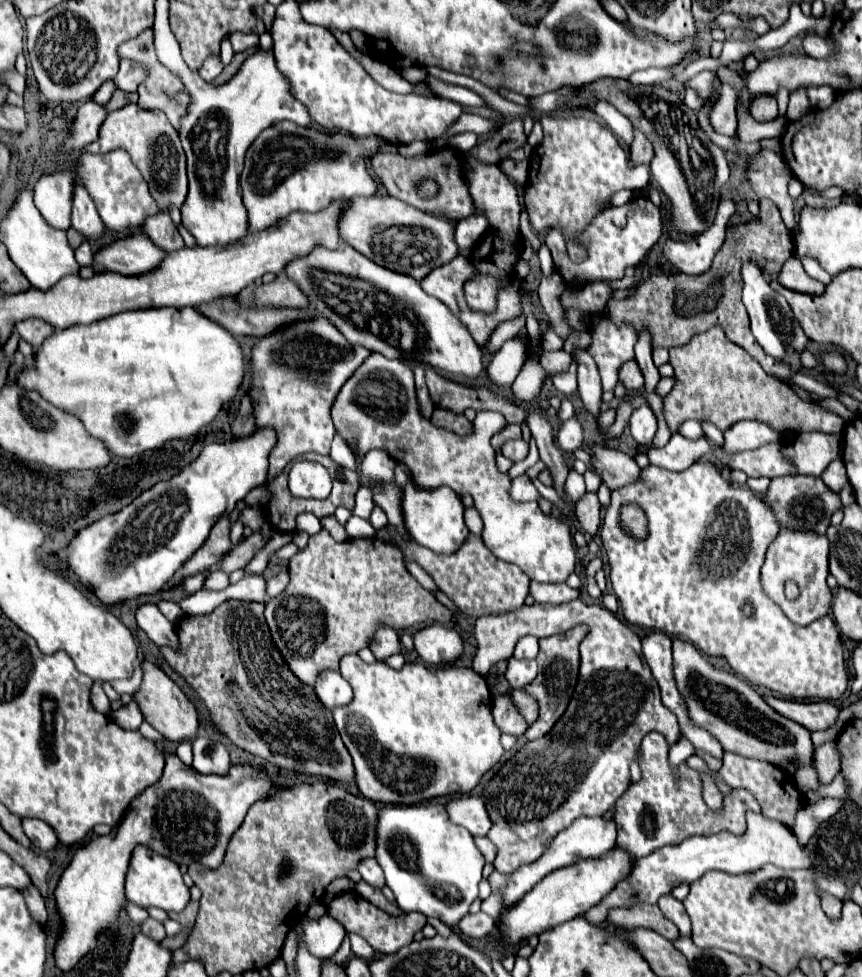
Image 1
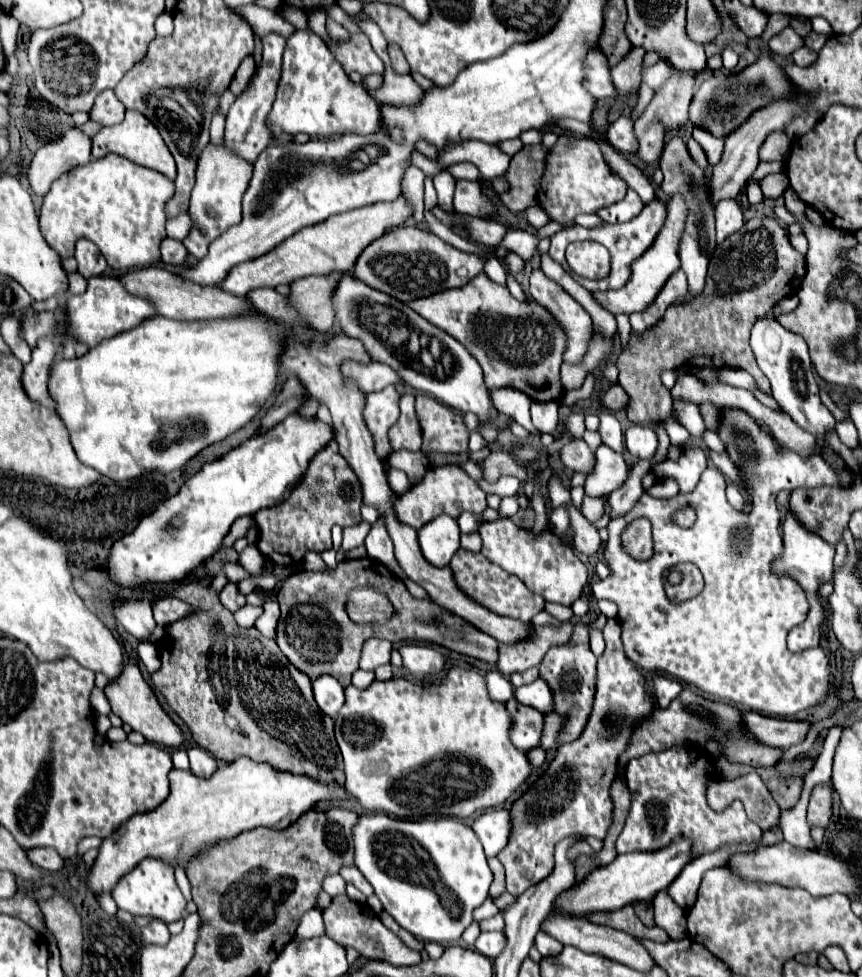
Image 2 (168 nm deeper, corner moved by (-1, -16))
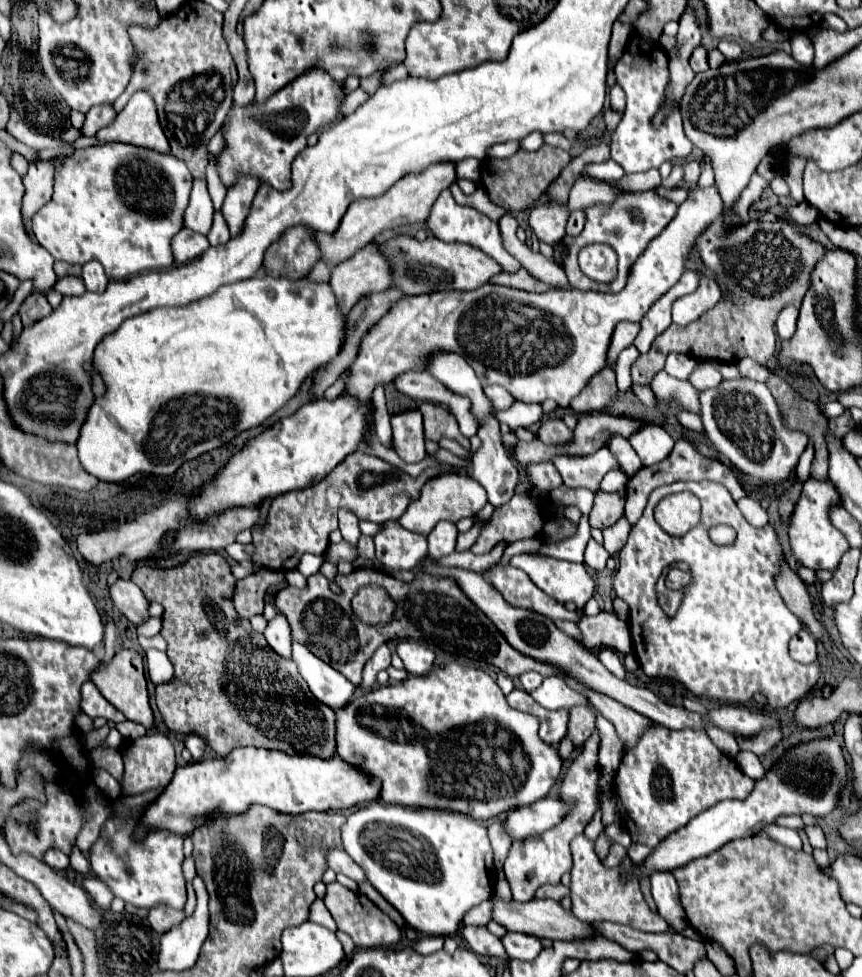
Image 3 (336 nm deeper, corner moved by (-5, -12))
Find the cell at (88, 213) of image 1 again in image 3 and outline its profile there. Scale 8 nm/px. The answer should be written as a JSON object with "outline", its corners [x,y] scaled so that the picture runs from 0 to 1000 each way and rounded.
{"outline":[[[108,266],[106,270],[96,270],[96,280],[94,280],[101,297],[106,299],[119,299],[126,285],[122,282],[122,274],[117,274],[117,270],[113,270],[113,266]]]}

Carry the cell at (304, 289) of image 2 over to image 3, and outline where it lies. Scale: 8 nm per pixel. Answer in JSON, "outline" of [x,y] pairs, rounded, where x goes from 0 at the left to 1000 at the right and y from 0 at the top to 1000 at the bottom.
{"outline":[[[428,250],[386,274],[382,293],[391,303],[396,321],[405,321],[416,305],[428,299],[444,299],[454,293],[454,274],[437,252]]]}

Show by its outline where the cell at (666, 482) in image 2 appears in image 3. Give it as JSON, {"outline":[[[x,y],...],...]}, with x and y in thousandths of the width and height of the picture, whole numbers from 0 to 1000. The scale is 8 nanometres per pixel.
{"outline":[[[785,450],[781,463],[778,463],[771,471],[767,471],[767,475],[758,475],[758,477],[744,479],[744,481],[727,493],[727,504],[725,504],[725,512],[727,512],[727,516],[725,516],[725,528],[727,528],[727,532],[730,532],[732,536],[737,536],[737,534],[744,530],[744,526],[746,526],[746,520],[748,520],[748,516],[751,516],[753,506],[755,506],[760,499],[771,497],[771,495],[781,495],[781,493],[785,493],[785,491],[827,491],[827,493],[839,495],[839,497],[848,504],[850,512],[857,512],[857,510],[867,508],[864,502],[860,499],[860,495],[857,495],[857,491],[855,491],[850,479],[848,479],[843,473],[832,471],[832,469],[829,469],[829,471],[823,471],[820,467],[813,467],[813,465],[809,463],[809,459],[804,459],[804,454],[799,454],[797,450]]]}

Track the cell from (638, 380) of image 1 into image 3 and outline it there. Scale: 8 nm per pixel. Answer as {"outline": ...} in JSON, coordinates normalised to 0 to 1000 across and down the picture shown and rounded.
{"outline":[[[702,375],[697,381],[693,381],[681,397],[662,409],[662,420],[669,424],[686,424],[690,420],[697,420],[706,414],[709,407],[716,403],[716,391],[711,377]]]}

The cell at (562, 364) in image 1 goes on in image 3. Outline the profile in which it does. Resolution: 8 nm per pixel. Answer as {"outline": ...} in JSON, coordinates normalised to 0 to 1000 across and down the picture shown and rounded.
{"outline":[[[720,330],[720,332],[716,332],[716,336],[711,340],[711,346],[709,346],[709,352],[706,352],[706,364],[704,364],[704,373],[706,375],[716,368],[718,360],[723,356],[727,356],[727,354],[734,352],[739,340],[741,340],[741,332],[734,332],[734,330]]]}

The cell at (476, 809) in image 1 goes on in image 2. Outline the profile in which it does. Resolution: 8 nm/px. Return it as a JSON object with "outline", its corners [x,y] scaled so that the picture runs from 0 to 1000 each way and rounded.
{"outline":[[[590,827],[584,829],[570,829],[558,833],[549,843],[551,854],[556,856],[563,874],[577,876],[590,862],[593,856],[593,833]]]}

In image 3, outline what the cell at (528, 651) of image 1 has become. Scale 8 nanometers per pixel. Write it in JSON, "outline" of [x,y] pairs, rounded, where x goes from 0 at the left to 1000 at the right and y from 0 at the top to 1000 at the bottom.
{"outline":[[[607,688],[604,692],[602,692],[602,696],[604,696],[604,702],[611,706],[611,708],[616,708],[616,706],[621,706],[625,700],[628,700],[628,690],[625,688]]]}

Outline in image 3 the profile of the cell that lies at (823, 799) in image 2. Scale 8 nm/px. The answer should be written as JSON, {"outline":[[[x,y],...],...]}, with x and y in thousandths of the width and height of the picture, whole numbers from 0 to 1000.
{"outline":[[[948,843],[934,845],[934,852],[936,852],[939,862],[941,862],[943,868],[957,868],[957,854],[955,854],[955,850]]]}

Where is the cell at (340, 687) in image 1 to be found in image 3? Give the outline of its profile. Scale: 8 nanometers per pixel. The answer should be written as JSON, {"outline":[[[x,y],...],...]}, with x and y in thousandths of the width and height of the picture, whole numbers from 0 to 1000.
{"outline":[[[340,657],[340,676],[345,678],[349,692],[354,694],[358,706],[368,716],[372,716],[386,727],[405,721],[414,704],[396,688],[386,686],[347,657]]]}

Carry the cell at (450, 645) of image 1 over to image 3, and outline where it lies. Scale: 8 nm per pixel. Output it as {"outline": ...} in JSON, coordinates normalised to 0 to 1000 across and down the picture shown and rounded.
{"outline":[[[468,655],[461,661],[461,669],[470,680],[470,686],[479,692],[491,692],[500,686],[502,676],[505,676],[505,667],[481,655]]]}

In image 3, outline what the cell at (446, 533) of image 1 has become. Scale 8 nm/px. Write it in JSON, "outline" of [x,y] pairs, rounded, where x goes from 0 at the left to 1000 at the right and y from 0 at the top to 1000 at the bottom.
{"outline":[[[521,532],[507,534],[507,538],[500,542],[500,547],[495,549],[498,555],[498,569],[509,573],[514,569],[521,569],[523,565],[528,565],[530,559],[530,538]]]}

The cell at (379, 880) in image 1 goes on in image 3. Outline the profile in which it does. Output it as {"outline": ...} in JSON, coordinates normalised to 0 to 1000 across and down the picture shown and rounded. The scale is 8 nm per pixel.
{"outline":[[[384,870],[379,876],[379,882],[384,890],[400,895],[416,905],[423,903],[423,893],[419,893],[419,888],[414,888],[414,884],[410,884],[410,880],[405,880],[405,874],[400,874],[398,870]]]}

